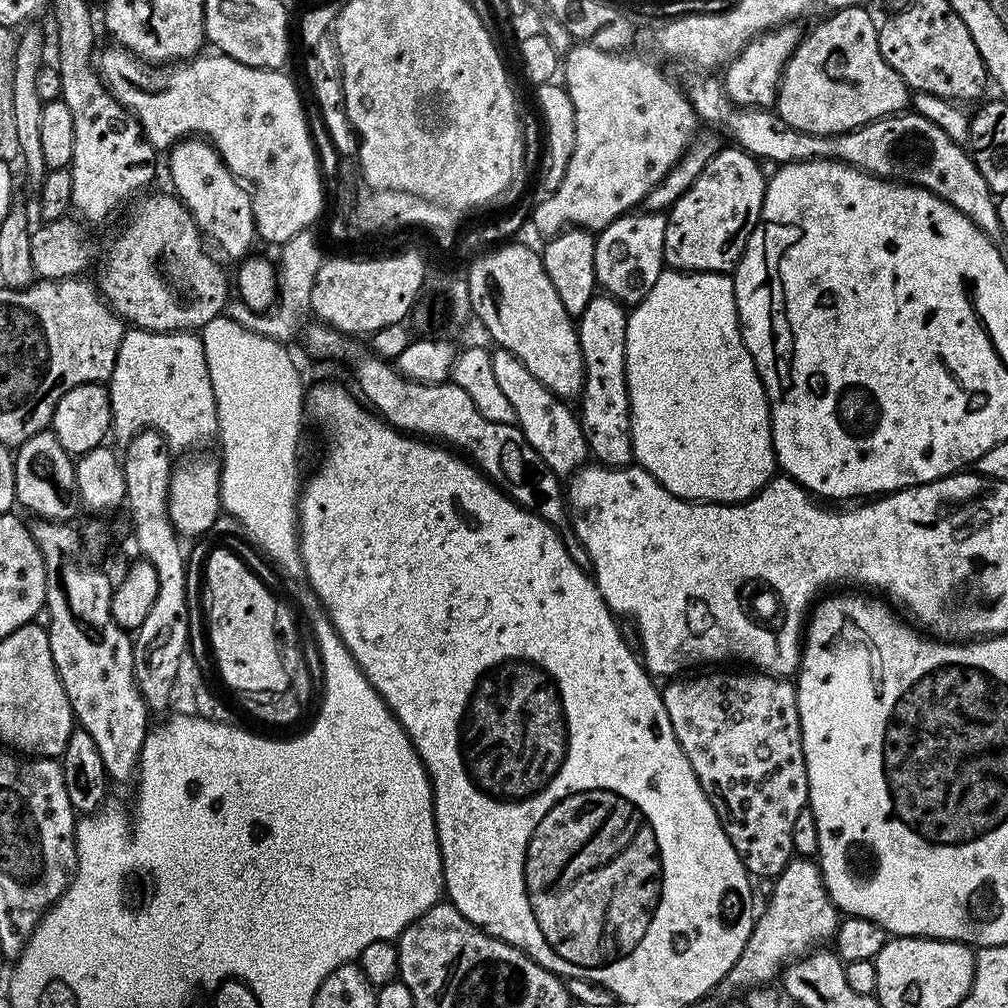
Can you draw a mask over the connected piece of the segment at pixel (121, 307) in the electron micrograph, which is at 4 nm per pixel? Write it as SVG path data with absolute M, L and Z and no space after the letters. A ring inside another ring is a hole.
M156 192L153 196L141 195L138 200L140 205L133 210L128 225L113 242L108 256L112 260L120 260L120 269L113 274L112 289L106 292L106 296L113 312L121 320L148 332L200 330L206 322L225 311L225 305L230 300L230 276L224 273L223 266L204 249L205 237L188 207L180 201L179 196L165 192Z

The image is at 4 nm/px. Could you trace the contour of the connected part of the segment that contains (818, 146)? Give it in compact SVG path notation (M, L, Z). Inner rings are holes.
M696 74L692 81L686 84L686 95L692 104L692 109L696 111L697 117L708 124L713 124L716 128L721 128L729 136L731 143L735 147L749 152L761 162L769 160L772 166L783 166L786 164L797 164L803 160L839 160L841 164L848 164L852 168L859 168L870 173L871 176L878 176L882 180L892 180L899 178L913 186L919 185L928 192L932 192L938 198L950 202L959 212L966 214L970 222L978 230L982 230L993 242L999 241L1002 237L1002 226L998 222L998 210L996 209L997 197L990 190L986 178L974 166L971 155L961 145L956 144L950 138L946 138L946 130L938 130L934 122L919 116L915 110L905 110L895 116L884 116L880 120L875 120L869 124L863 124L860 128L855 128L849 132L839 132L836 136L819 136L818 134L806 134L802 130L794 130L780 113L772 108L745 108L735 104L728 97L723 83L716 80L715 75Z

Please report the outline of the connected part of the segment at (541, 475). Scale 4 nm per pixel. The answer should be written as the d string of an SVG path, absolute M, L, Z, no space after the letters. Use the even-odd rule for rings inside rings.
M367 355L356 360L356 384L361 392L359 395L379 413L389 428L396 428L409 436L429 442L443 442L447 447L459 450L489 480L495 482L505 496L511 496L514 503L529 508L557 529L570 558L574 558L582 571L591 573L590 554L586 554L570 523L565 485L561 477L552 473L550 466L546 466L546 462L538 458L538 450L534 450L534 446L526 442L526 434L522 434L520 428L515 424L490 422L490 418L482 418L474 402L470 402L470 394L466 394L462 386L451 382L423 384L407 380L396 369L395 363L383 356Z

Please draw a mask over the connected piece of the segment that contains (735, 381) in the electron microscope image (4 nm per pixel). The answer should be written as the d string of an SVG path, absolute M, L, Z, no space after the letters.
M661 272L650 294L628 312L624 357L632 407L632 455L670 494L693 502L742 504L777 475L768 395L740 336L731 275Z

